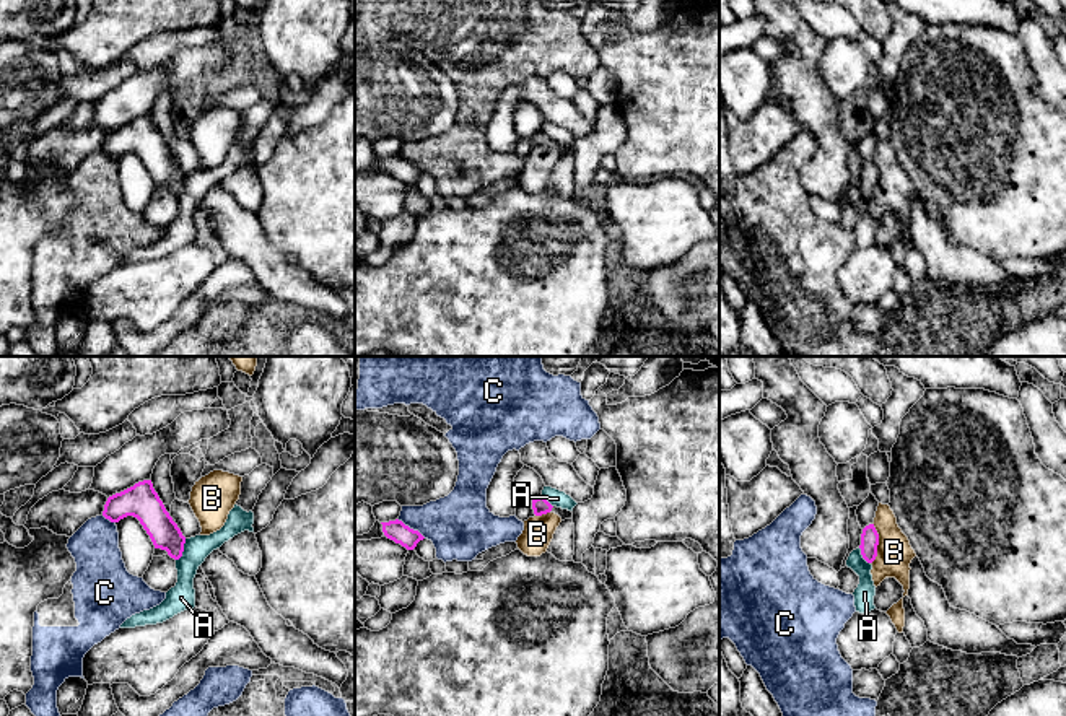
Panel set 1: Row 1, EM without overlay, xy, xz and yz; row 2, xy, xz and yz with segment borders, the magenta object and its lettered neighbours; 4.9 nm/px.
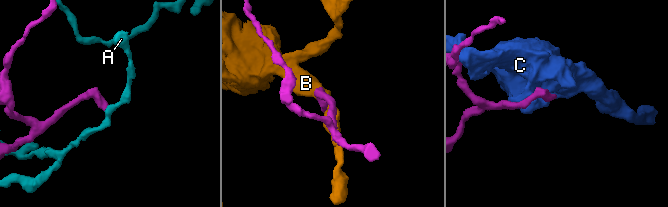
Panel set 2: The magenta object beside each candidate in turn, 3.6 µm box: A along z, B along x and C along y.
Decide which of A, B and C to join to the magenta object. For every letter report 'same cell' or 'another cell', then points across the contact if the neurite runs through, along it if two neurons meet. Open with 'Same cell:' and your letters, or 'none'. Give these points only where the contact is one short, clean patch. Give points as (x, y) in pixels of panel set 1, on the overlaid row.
Same cell: none
A: another cell
B: another cell; border along yz (873, 523), (878, 532), (878, 555), (871, 563)
C: another cell

